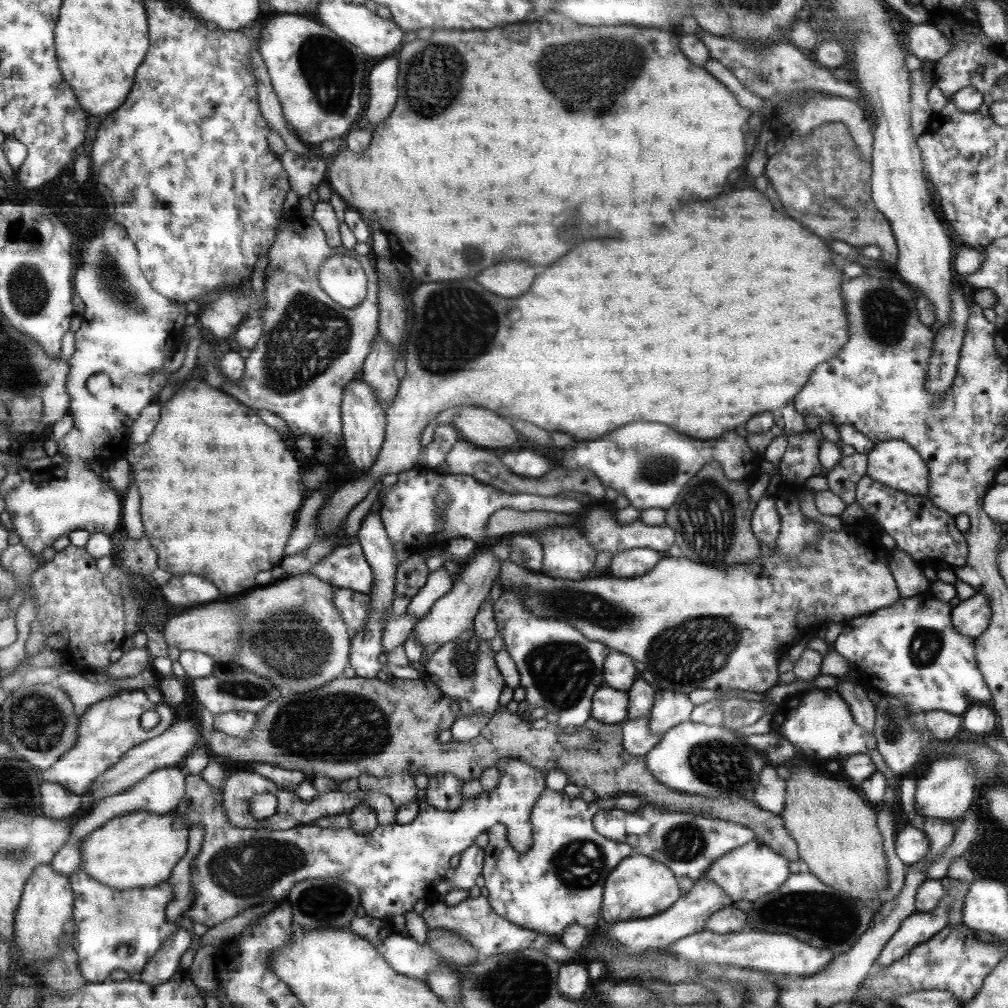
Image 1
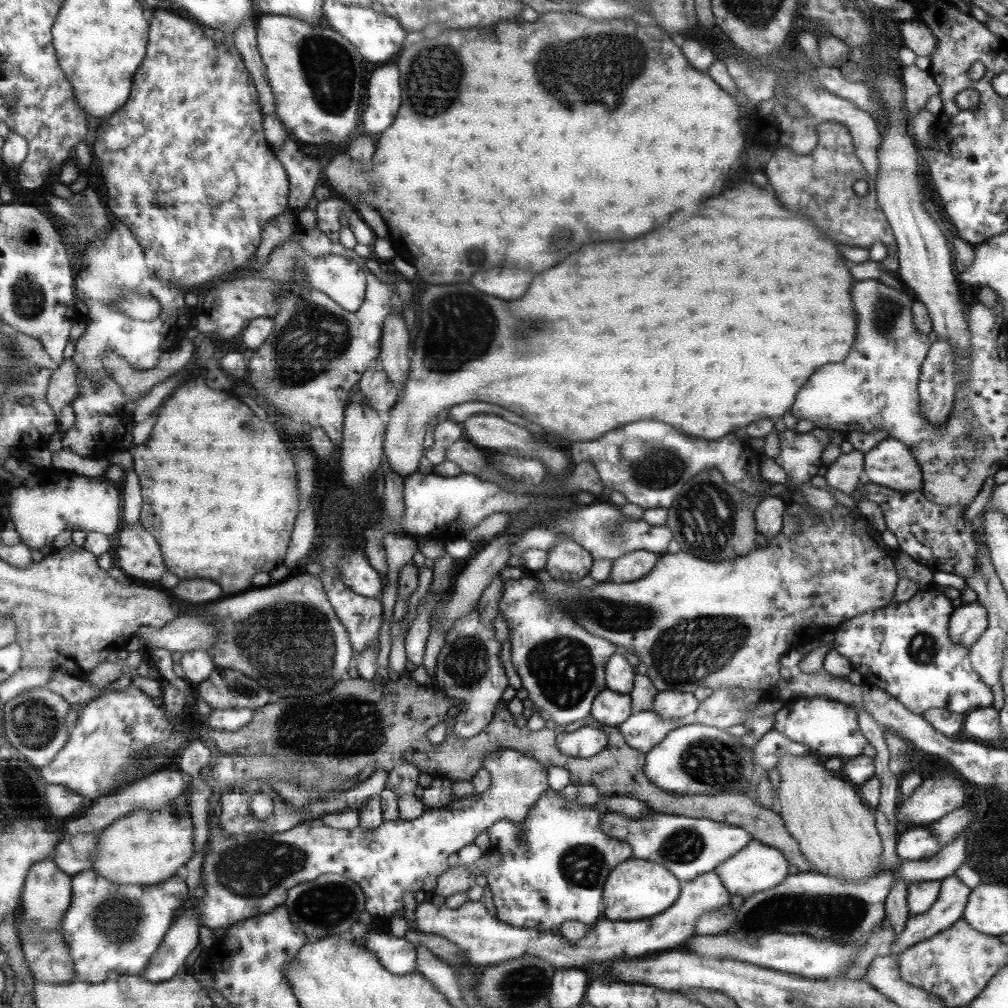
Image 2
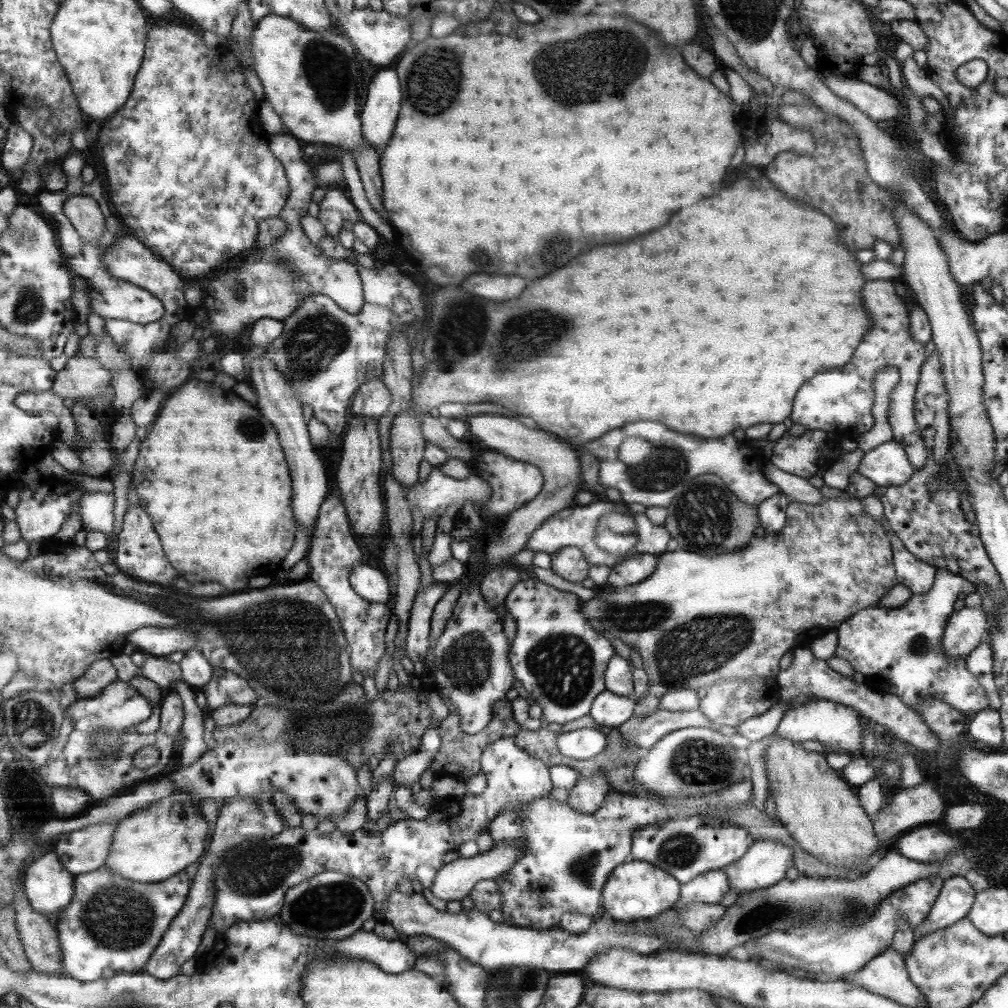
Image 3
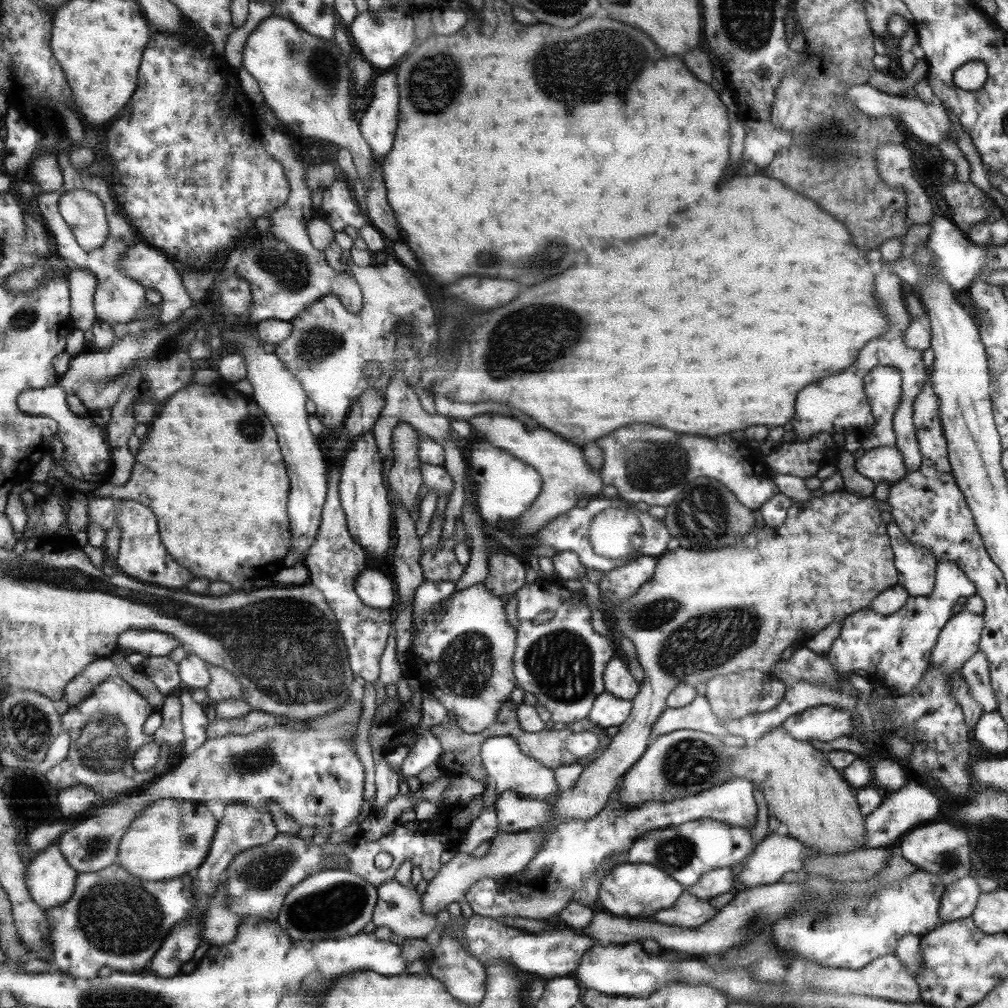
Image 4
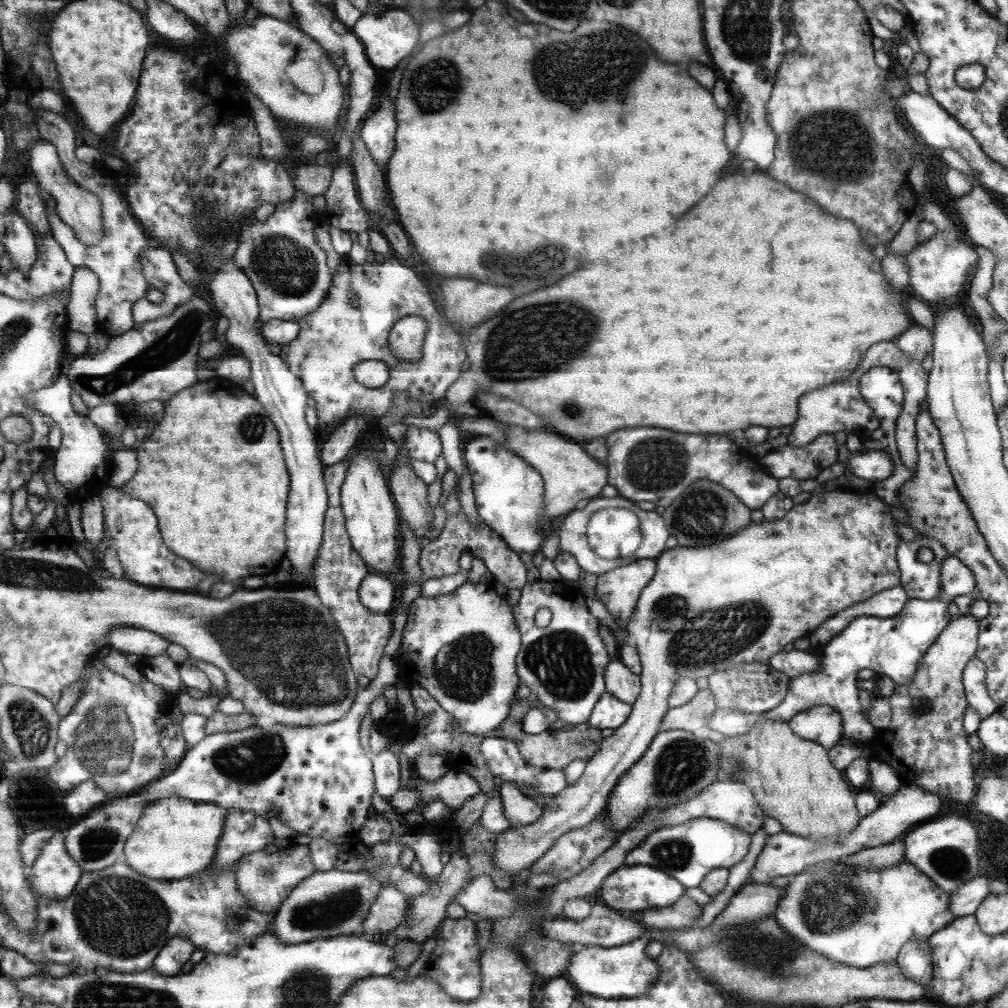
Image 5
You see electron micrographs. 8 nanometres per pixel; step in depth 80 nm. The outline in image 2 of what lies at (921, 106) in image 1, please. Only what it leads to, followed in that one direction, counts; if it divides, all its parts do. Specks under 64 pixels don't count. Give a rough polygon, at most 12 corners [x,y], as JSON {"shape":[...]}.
{"shape":[[914,64],[903,66],[909,116],[923,110],[938,86]]}

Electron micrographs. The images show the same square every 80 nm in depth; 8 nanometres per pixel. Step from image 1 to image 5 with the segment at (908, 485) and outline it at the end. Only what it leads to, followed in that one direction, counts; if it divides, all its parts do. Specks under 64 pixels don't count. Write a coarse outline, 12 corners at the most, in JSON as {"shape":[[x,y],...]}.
{"shape":[[883,451],[852,455],[848,469],[876,483],[890,477],[894,464]]}

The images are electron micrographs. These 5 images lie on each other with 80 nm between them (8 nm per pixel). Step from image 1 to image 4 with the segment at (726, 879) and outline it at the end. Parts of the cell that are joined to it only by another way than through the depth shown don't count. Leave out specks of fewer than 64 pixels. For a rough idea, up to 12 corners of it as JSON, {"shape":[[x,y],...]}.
{"shape":[[783,831],[769,833],[742,862],[736,888],[800,874],[817,852]]}

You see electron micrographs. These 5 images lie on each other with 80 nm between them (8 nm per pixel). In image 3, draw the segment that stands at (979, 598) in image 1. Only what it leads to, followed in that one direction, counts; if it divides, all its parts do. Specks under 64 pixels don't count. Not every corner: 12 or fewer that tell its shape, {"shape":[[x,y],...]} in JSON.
{"shape":[[965,606],[946,624],[942,649],[965,658],[987,636],[987,614]]}

